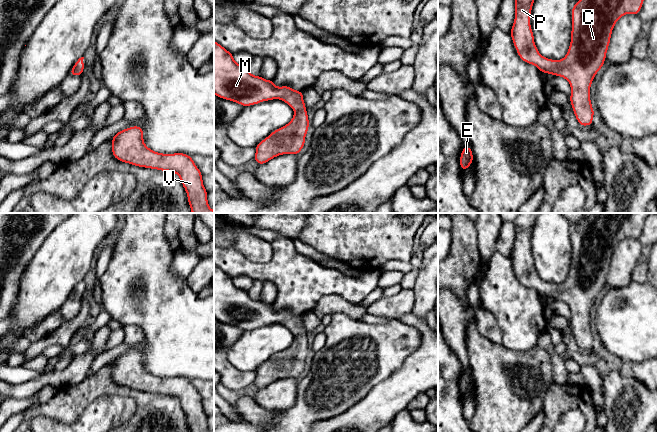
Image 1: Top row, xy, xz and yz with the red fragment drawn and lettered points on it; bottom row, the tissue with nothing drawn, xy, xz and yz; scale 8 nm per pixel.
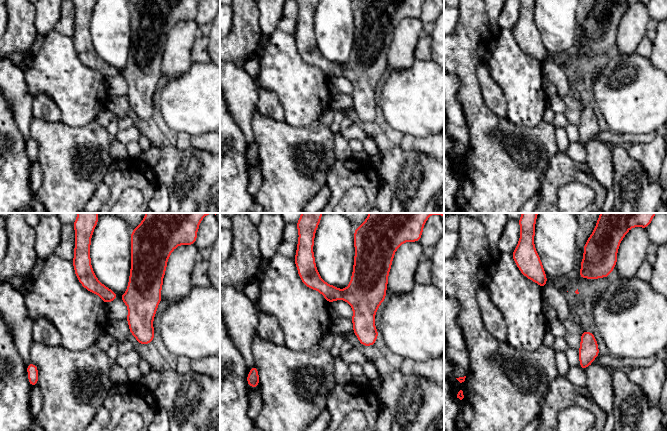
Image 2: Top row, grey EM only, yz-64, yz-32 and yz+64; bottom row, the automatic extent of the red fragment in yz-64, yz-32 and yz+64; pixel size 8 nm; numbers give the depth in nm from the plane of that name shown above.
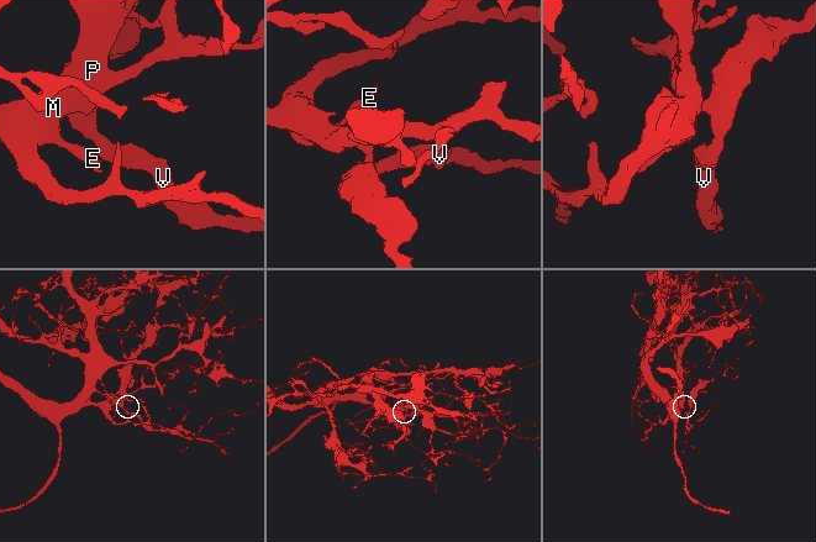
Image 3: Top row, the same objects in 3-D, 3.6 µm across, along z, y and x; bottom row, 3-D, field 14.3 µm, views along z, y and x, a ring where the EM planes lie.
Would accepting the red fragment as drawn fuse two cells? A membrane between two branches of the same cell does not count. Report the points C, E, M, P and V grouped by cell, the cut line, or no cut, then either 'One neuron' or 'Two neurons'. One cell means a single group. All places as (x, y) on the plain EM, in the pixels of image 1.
Groups: C E M P V. No split. One neuron

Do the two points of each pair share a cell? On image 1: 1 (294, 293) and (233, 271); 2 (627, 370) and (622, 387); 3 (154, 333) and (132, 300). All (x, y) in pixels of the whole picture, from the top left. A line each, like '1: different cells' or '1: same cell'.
1: same cell
2: different cells
3: same cell

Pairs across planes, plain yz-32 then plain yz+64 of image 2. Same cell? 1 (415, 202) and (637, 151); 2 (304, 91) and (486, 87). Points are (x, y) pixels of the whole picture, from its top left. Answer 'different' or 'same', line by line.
1: different
2: different

